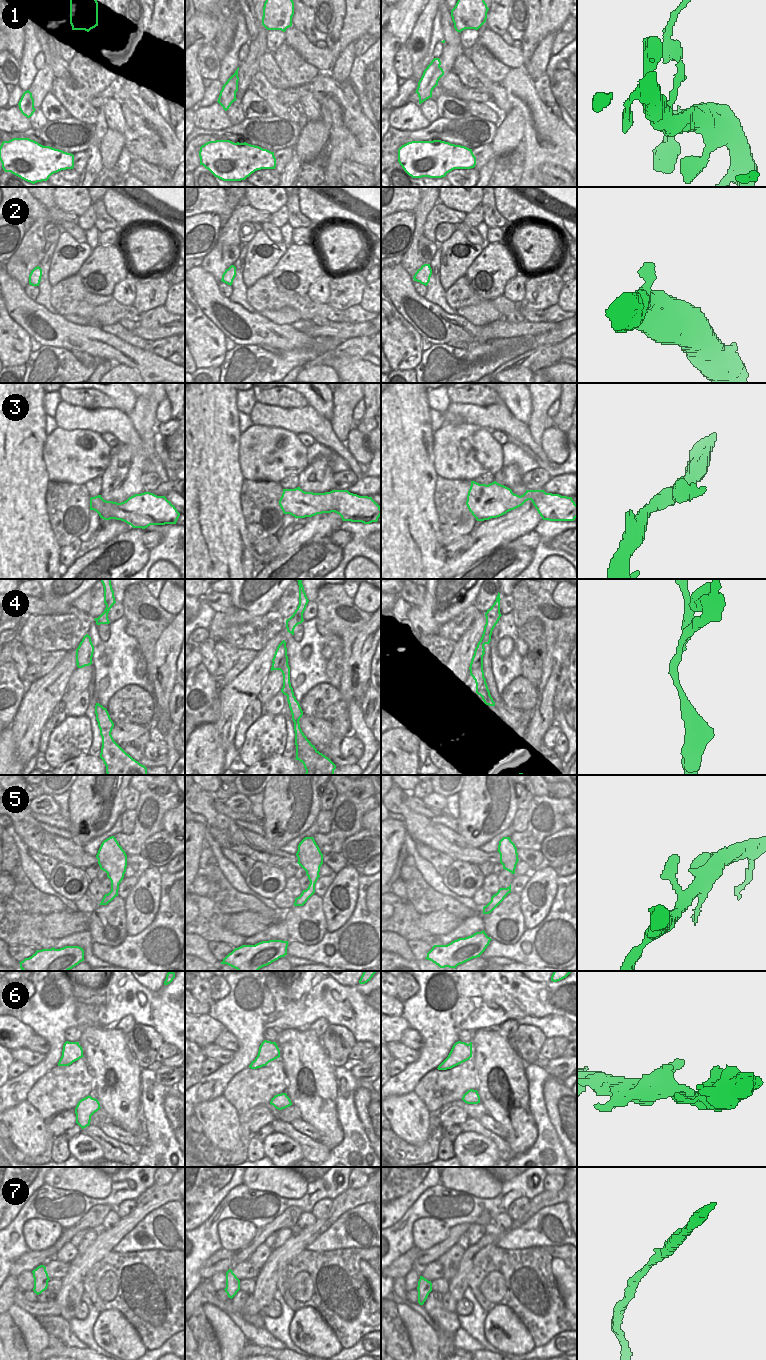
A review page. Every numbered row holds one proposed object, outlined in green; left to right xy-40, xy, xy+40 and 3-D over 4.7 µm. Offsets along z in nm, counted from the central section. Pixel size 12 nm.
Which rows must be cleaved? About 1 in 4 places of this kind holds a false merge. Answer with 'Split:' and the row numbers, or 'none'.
Split: 1, 4

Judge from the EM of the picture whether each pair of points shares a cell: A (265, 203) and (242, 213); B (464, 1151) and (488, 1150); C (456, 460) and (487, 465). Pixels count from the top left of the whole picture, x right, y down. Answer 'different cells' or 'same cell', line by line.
A: different cells
B: same cell
C: same cell

